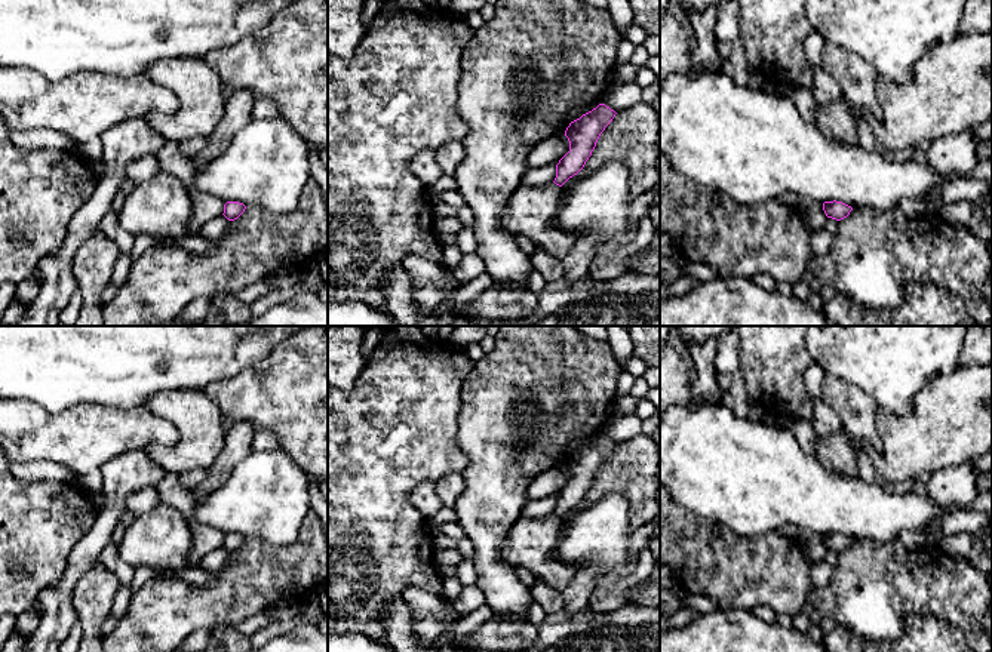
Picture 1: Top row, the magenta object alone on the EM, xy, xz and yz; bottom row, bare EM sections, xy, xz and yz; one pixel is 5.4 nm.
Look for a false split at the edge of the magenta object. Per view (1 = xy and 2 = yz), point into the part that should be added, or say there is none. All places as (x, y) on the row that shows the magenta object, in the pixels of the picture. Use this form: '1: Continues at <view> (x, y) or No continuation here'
1: No continuation here
2: No continuation here

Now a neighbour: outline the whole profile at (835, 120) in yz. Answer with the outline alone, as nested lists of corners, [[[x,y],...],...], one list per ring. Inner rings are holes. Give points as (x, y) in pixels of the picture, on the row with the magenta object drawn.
[[[838,96],[826,107],[816,107],[817,127],[844,145],[859,145],[857,127],[850,113],[850,104],[844,96]]]

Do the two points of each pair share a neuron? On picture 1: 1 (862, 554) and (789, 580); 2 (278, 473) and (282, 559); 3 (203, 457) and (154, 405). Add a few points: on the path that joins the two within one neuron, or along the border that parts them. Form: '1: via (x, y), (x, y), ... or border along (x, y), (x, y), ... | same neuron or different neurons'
1: border along (813, 587), (807, 600) | different neurons
2: border along (275, 546), (286, 547) | different neurons
3: via (199, 440), (171, 409) | same neuron

